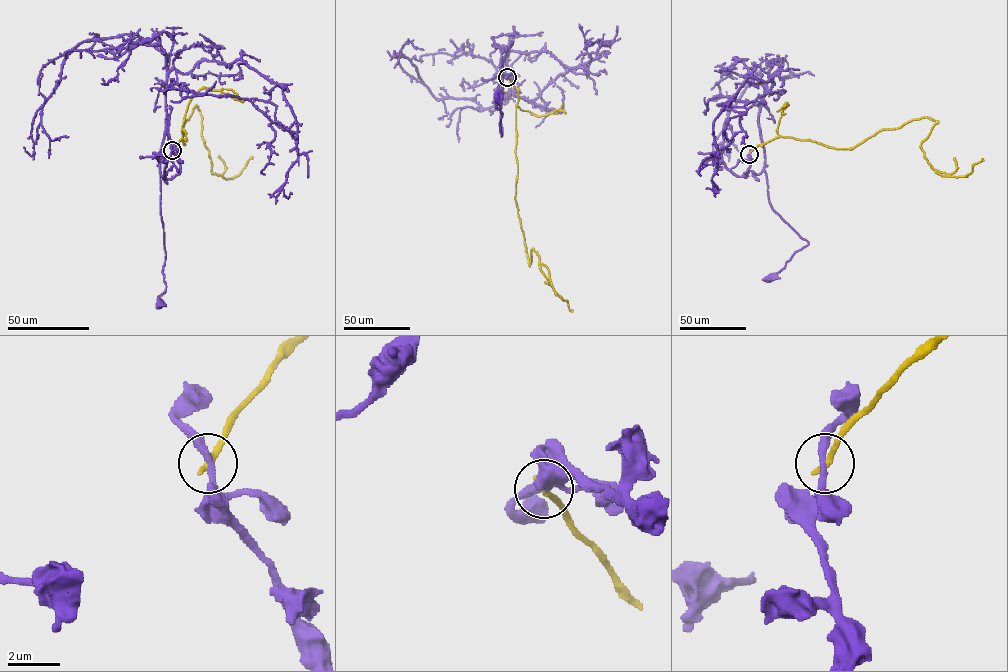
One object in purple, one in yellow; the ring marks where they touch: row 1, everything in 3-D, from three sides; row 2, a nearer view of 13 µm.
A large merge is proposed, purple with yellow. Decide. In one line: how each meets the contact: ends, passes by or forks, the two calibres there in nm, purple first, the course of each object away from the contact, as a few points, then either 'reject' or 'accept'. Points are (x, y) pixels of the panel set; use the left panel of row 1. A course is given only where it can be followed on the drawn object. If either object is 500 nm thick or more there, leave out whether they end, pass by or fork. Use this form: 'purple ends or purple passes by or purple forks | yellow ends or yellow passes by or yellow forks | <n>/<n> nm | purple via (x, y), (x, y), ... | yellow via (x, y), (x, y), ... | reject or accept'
purple passes by | yellow ends | 280/280 nm | purple via (172, 150), (180, 173), (166, 180), (166, 171), (163, 177), (160, 170), (165, 290), (158, 296), (159, 304) | yellow via (172, 150), (186, 140), (183, 129), (185, 144), (181, 129), (196, 105), (213, 173), (231, 179), (252, 157) | reject

